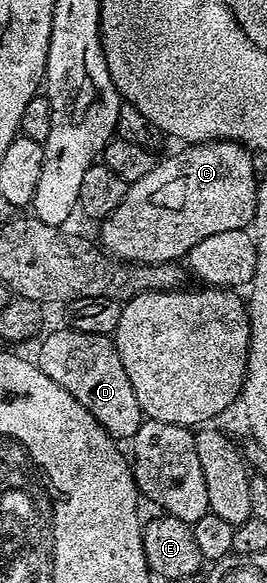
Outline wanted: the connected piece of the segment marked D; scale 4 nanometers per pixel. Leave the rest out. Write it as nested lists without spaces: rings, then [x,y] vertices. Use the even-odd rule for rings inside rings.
[[[65,326],[59,327],[59,332],[54,332],[38,348],[36,363],[52,382],[56,382],[59,388],[68,390],[88,414],[100,427],[104,429],[115,441],[134,437],[138,433],[144,419],[140,402],[136,402],[136,390],[132,390],[132,382],[128,382],[128,374],[124,371],[124,362],[120,362],[117,343],[109,336],[97,336],[96,334],[84,334],[73,331]]]

